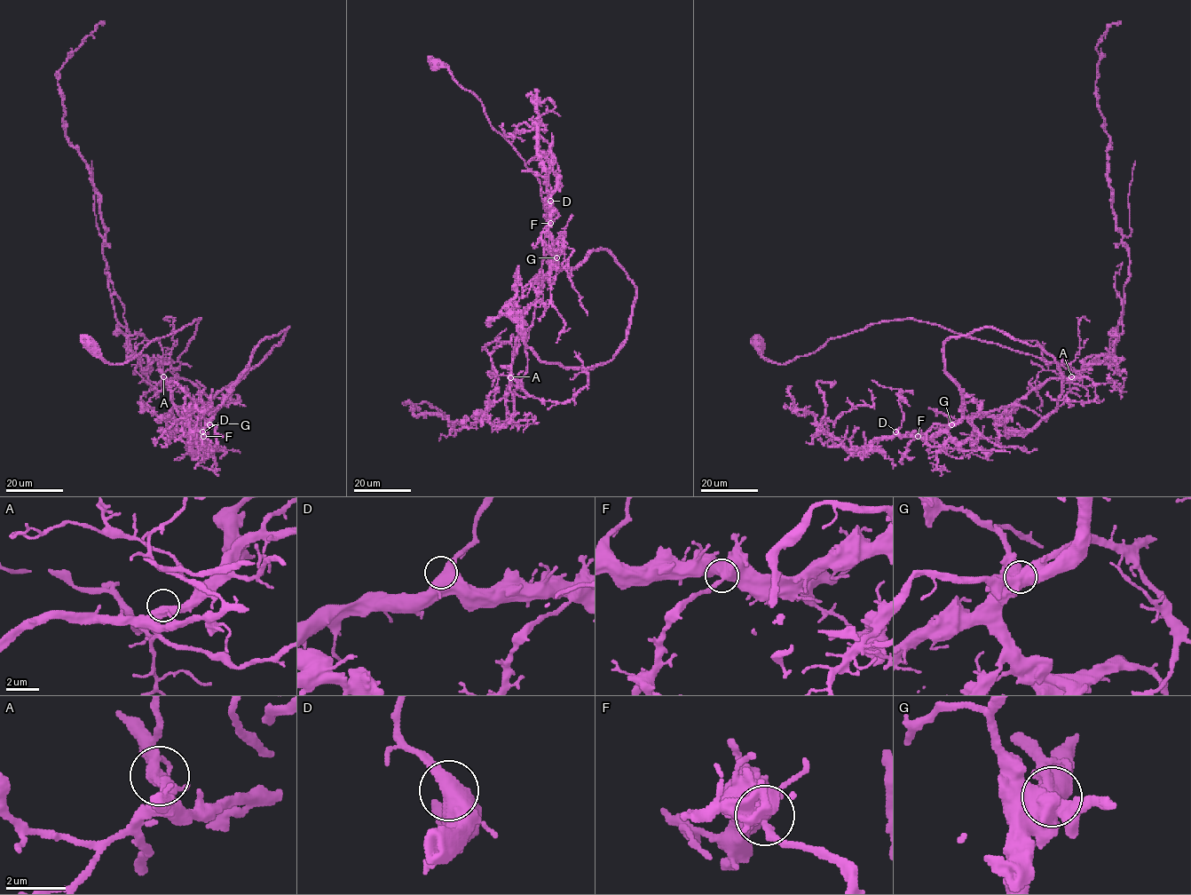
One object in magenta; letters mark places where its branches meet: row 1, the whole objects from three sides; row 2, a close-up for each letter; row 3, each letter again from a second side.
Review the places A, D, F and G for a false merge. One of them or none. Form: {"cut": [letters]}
{"cut": ["G"]}

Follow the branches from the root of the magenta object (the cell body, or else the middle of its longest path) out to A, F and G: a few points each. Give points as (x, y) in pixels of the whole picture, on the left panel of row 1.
A: (89, 344), (106, 362), (122, 364), (153, 339), (201, 319), (178, 357), (176, 377), (163, 376)
F: (89, 344), (122, 364), (201, 319), (176, 377), (164, 379), (176, 406), (208, 421), (203, 436)
G: (89, 344), (122, 364), (201, 319), (176, 377), (164, 379), (176, 406), (209, 424)

